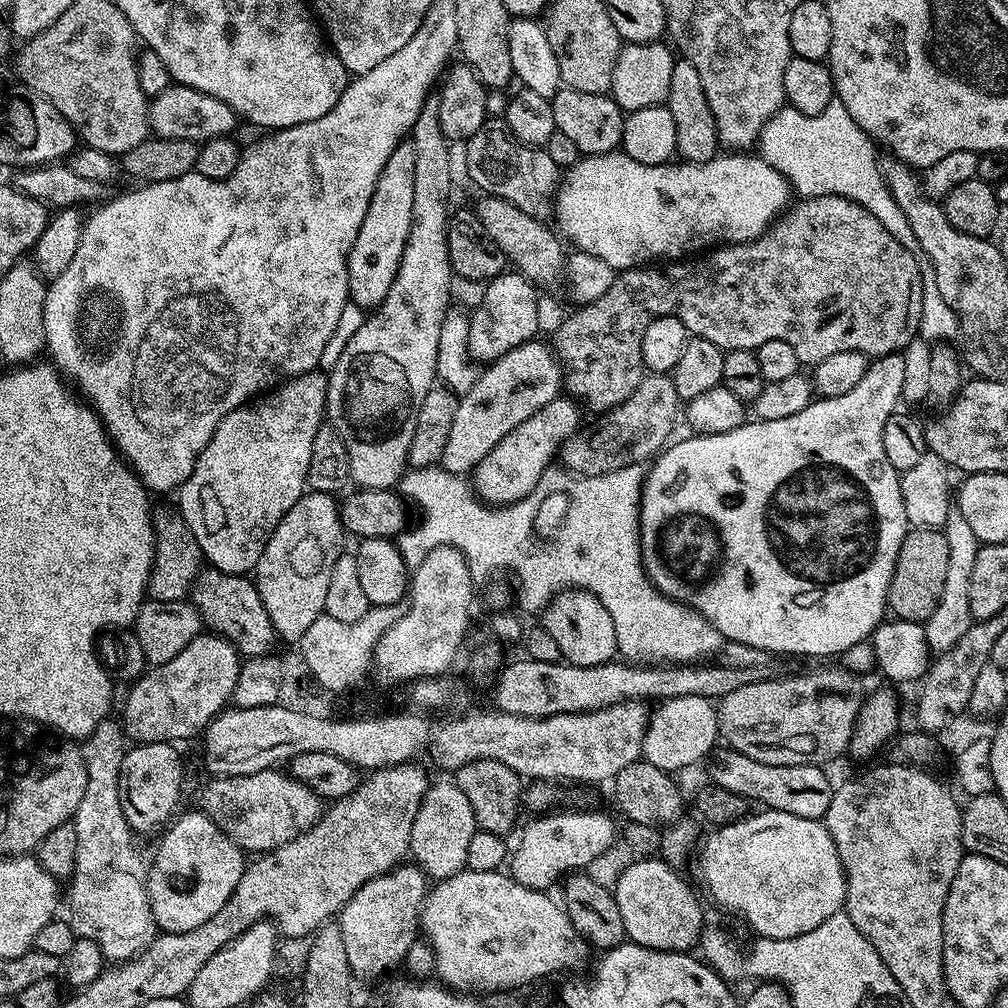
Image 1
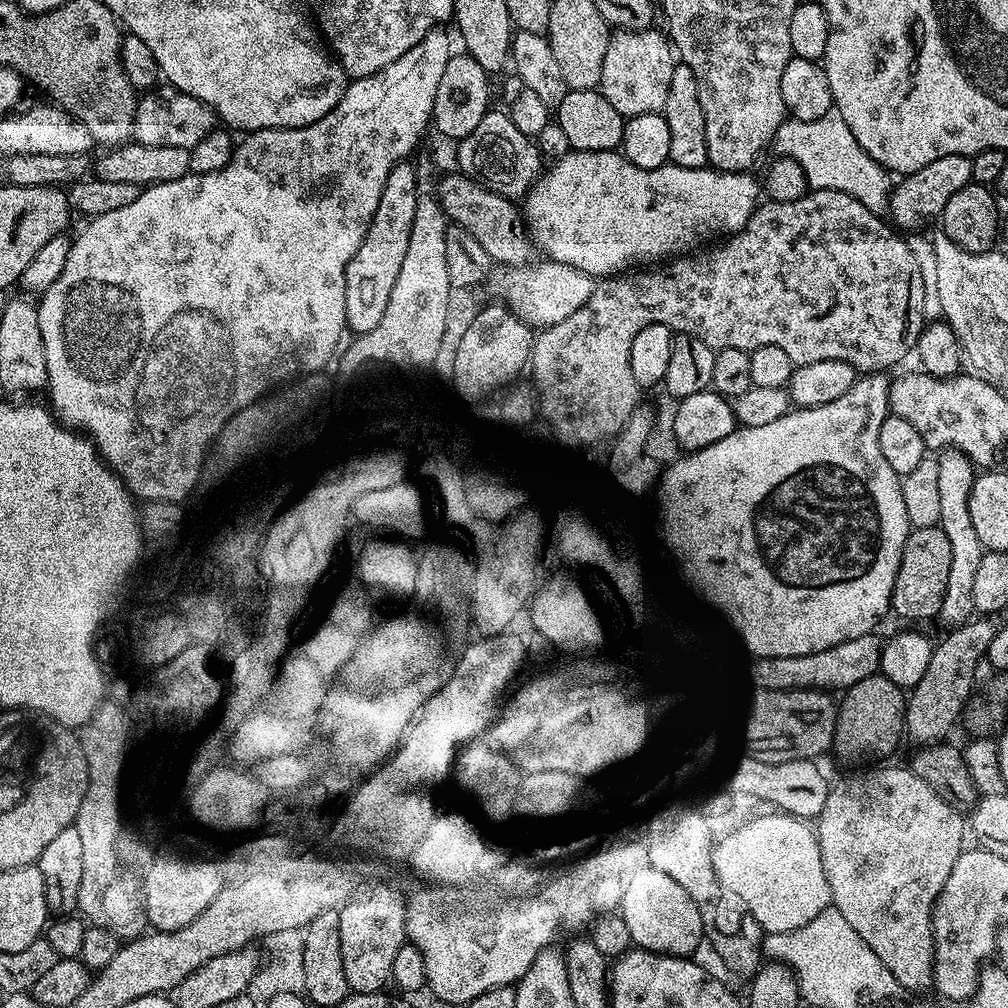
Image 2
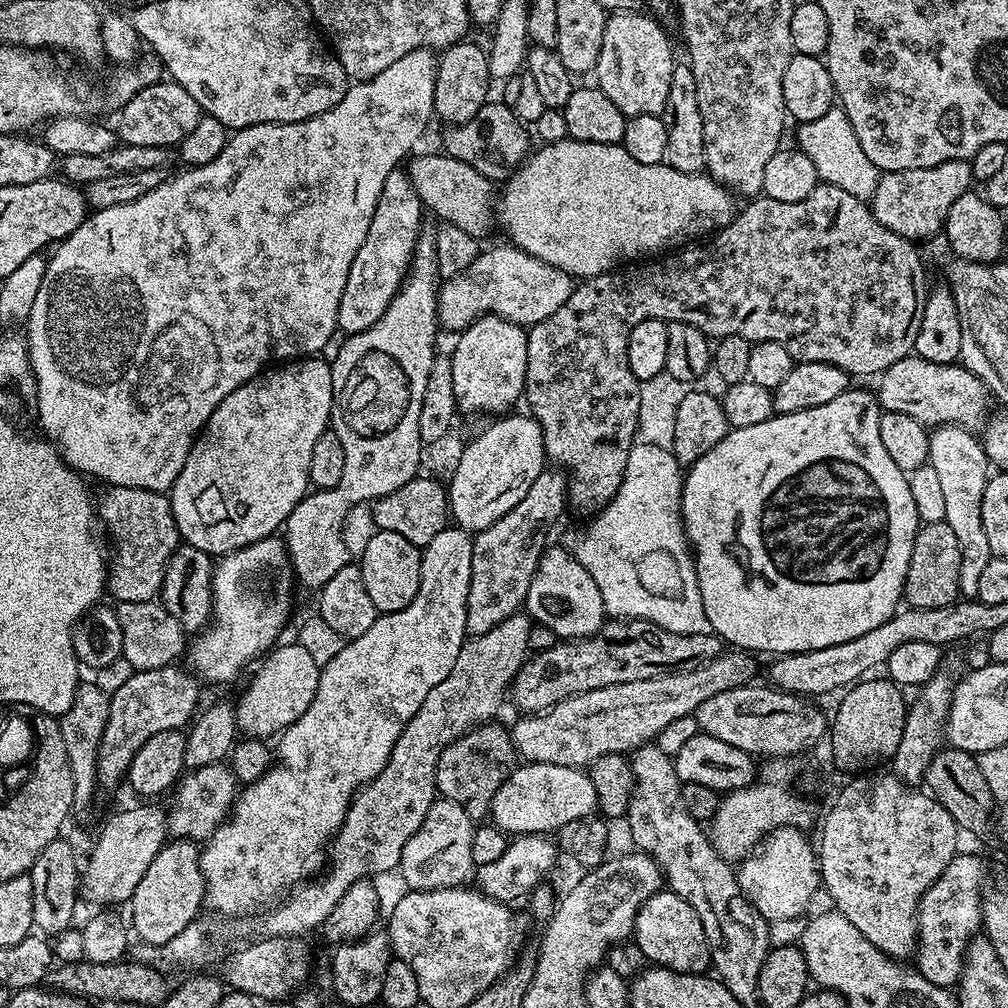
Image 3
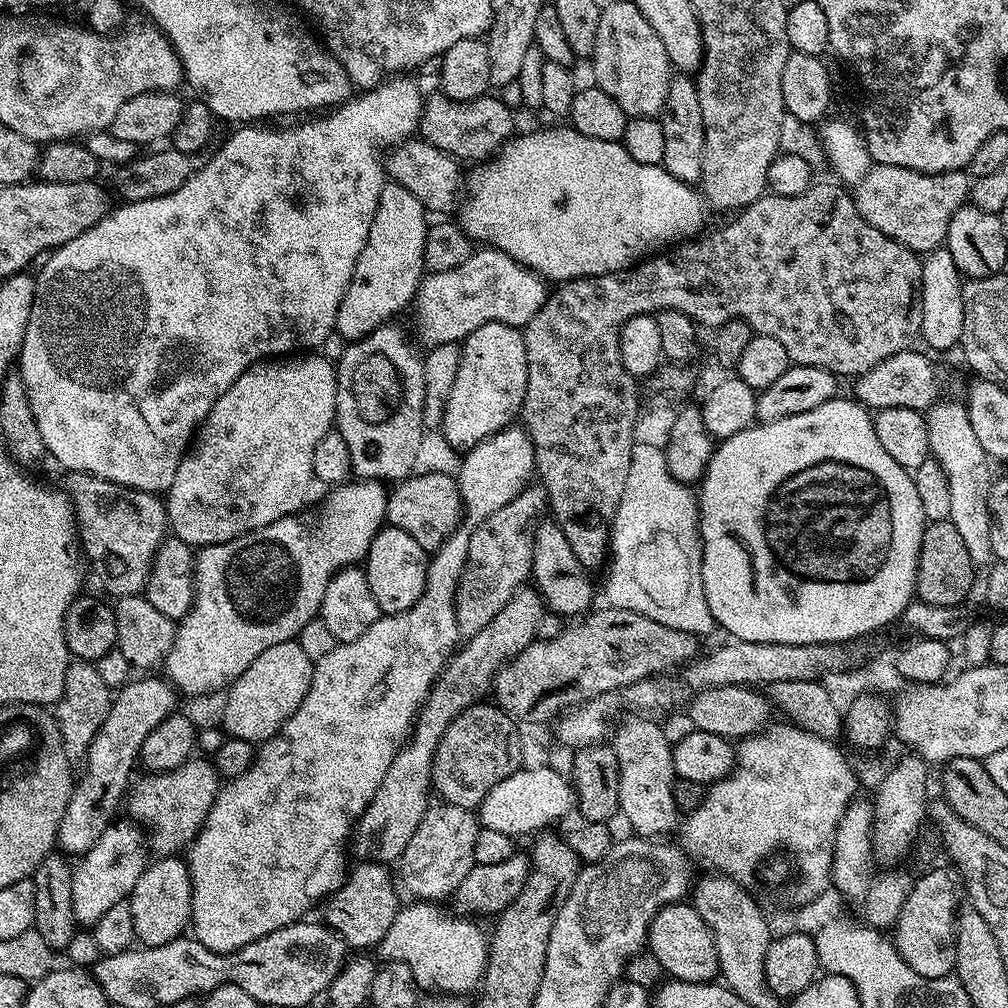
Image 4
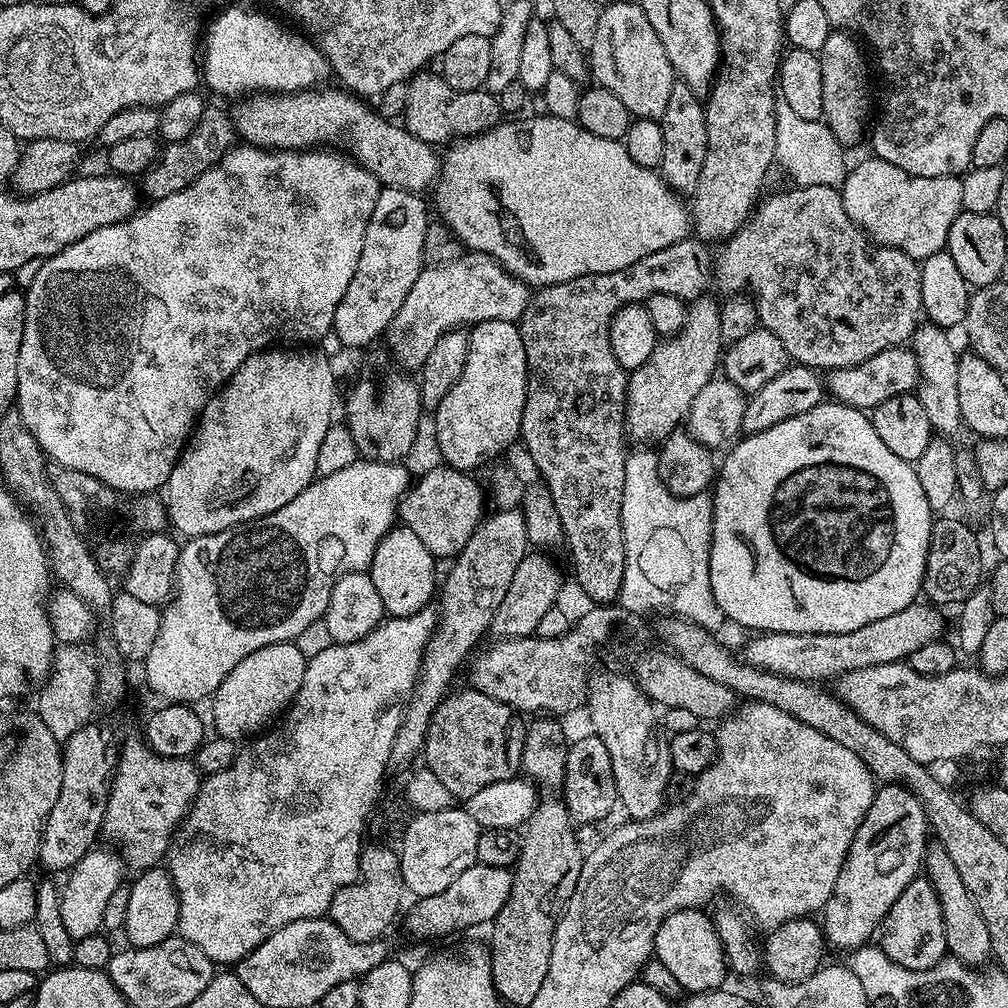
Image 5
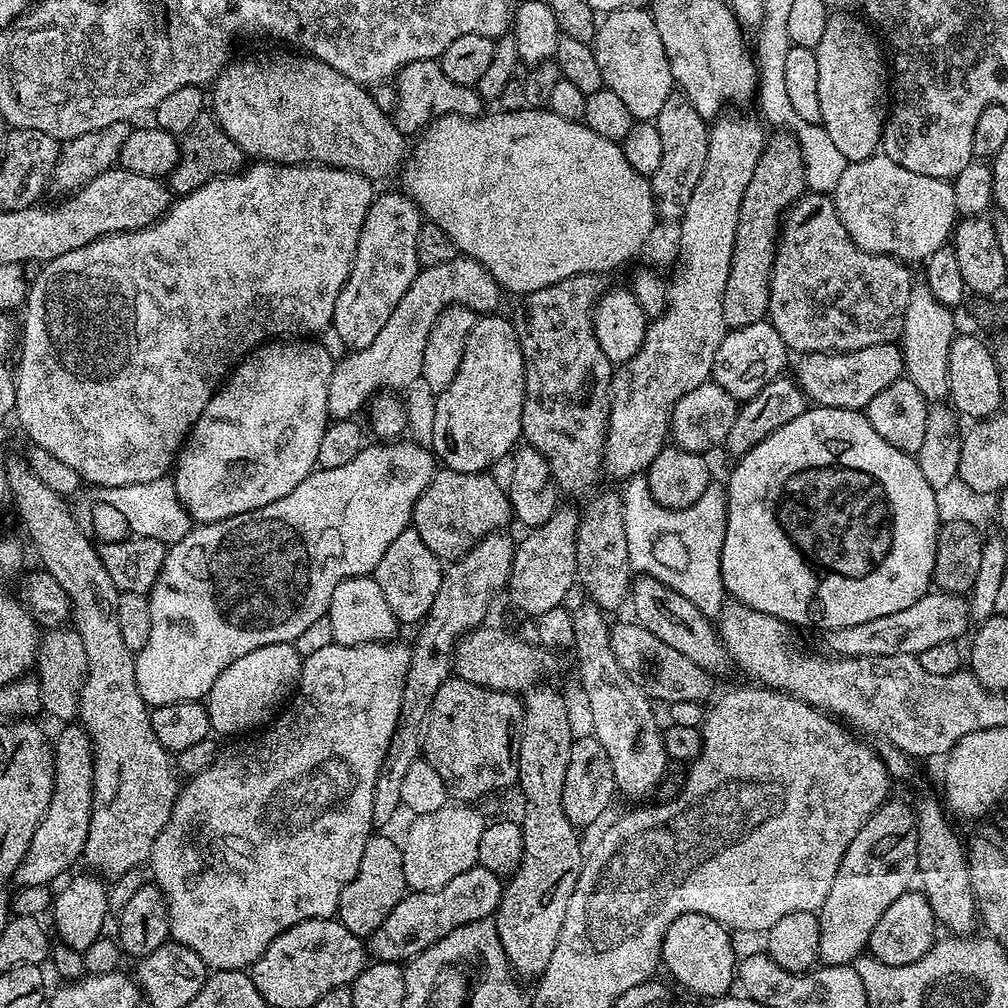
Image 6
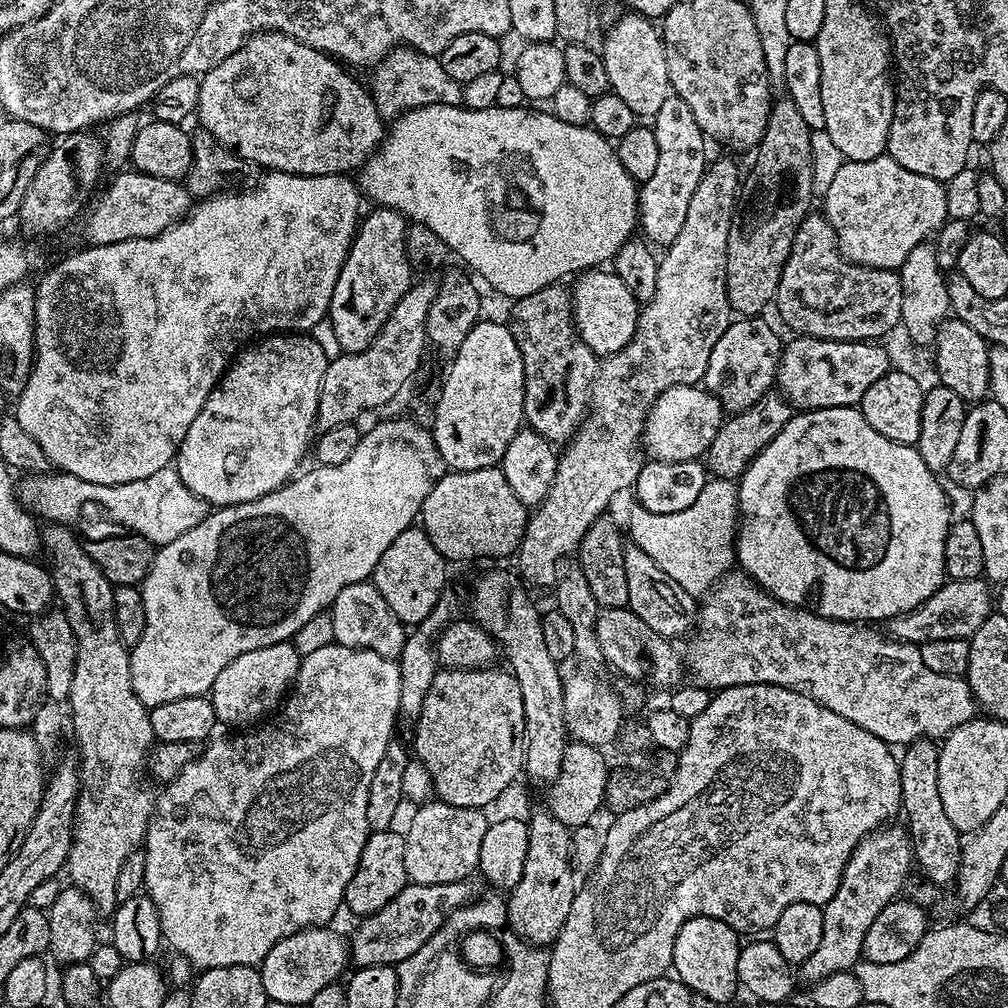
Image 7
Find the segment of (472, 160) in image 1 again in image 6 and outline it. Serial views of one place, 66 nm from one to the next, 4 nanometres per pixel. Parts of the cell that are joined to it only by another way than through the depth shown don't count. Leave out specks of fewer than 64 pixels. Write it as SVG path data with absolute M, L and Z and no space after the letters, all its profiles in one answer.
M436 60L410 62L394 77L396 84L396 112L398 130L405 134L419 134L440 116L478 116L485 111L486 101L475 87L450 82Z

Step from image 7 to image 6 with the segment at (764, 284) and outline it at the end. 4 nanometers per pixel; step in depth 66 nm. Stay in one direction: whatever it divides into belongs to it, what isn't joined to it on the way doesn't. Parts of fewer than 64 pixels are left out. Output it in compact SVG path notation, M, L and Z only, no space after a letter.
M790 134L776 135L767 139L739 207L734 254L731 255L730 274L723 294L723 313L729 329L748 326L767 317L769 282L782 219L807 189L799 144Z

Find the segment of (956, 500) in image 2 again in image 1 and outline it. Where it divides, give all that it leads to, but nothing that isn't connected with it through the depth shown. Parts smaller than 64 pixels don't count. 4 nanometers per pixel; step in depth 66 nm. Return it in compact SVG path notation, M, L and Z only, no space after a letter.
M959 510L949 513L942 529L946 538L946 546L950 546L950 563L946 566L946 583L942 586L942 598L938 606L934 606L934 614L923 623L926 642L933 653L939 654L950 650L966 630L974 623L970 614L970 574L974 570L974 558L978 558L978 550L982 547L978 538L974 538L974 530L962 518Z

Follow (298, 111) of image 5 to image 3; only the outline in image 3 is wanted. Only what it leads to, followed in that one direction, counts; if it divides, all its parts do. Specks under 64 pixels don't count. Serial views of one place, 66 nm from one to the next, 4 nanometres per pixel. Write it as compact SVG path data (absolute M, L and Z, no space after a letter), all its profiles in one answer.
M432 152L429 156L413 155L407 161L409 164L406 164L408 177L414 190L418 190L421 205L427 211L429 208L437 216L437 221L453 224L458 226L458 230L466 230L466 234L483 238L491 230L492 224L494 228L493 181L478 174L474 166L466 166L466 162L458 158L437 152Z

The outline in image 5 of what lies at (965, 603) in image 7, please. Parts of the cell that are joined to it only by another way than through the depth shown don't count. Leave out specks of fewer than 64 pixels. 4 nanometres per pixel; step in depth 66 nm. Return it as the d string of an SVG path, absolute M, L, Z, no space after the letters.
M917 602L906 606L906 610L898 610L898 614L878 618L878 622L869 622L867 626L850 630L846 634L756 634L745 646L742 660L754 668L761 668L779 676L788 676L792 680L831 681L833 678L845 676L847 672L862 670L866 666L907 661L908 656L914 654L914 650L927 646L945 635L944 616L940 612L943 611L931 603Z

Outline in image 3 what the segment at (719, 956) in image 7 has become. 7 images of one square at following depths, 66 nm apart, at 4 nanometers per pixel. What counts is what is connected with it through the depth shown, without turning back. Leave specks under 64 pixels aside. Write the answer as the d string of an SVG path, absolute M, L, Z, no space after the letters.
M658 891L640 907L634 925L634 943L640 947L640 953L649 965L675 972L704 974L709 971L710 949L706 930L702 930L702 918L698 918L694 906L677 892Z

